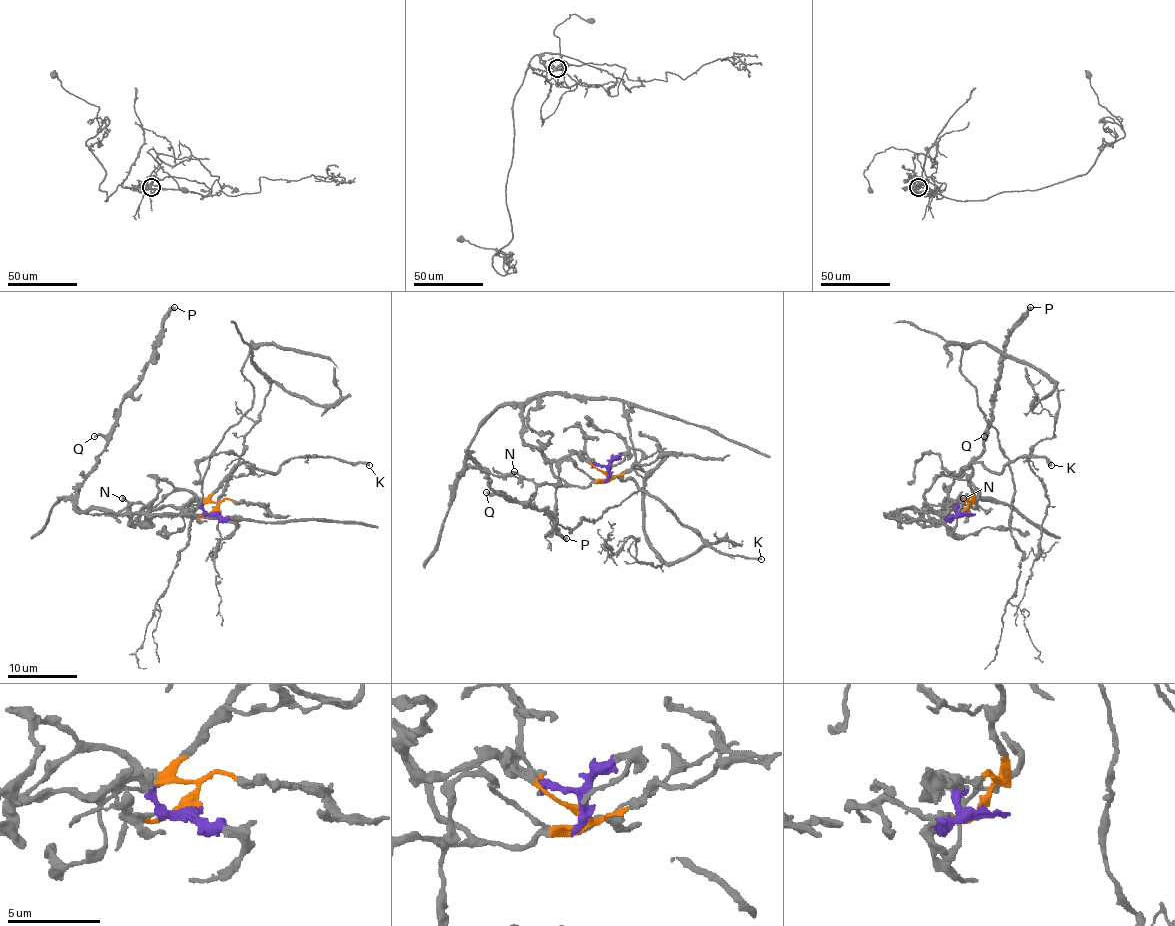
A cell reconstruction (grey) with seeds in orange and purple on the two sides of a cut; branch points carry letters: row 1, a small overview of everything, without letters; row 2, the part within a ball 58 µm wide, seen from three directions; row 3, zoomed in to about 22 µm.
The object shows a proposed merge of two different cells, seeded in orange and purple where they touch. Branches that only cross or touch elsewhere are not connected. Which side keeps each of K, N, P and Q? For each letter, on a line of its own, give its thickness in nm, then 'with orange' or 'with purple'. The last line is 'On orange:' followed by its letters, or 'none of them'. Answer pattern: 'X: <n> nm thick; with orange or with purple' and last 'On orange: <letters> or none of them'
K: 240 nm thick; with orange
N: 300 nm thick; with orange
P: 360 nm thick; with purple
Q: 260 nm thick; with purple
On orange: K, N

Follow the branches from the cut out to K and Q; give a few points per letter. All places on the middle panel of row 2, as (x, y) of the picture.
K: (610, 472), (603, 479), (621, 477), (635, 483), (718, 550), (761, 559)
Q: (610, 472), (574, 453), (548, 460), (525, 441), (520, 410), (503, 405), (468, 448), (498, 491), (485, 491)

